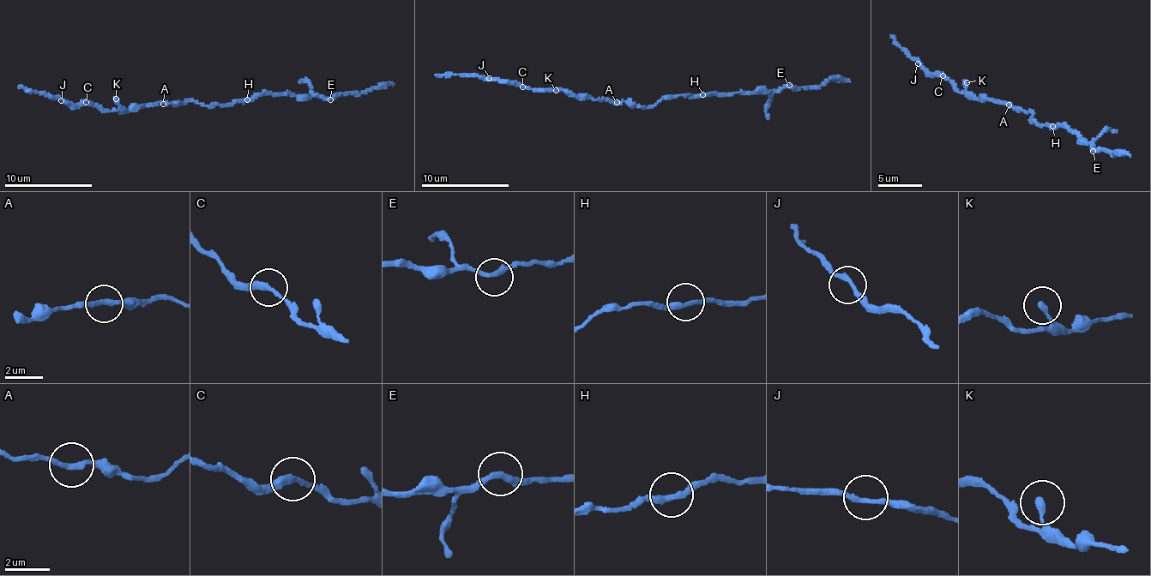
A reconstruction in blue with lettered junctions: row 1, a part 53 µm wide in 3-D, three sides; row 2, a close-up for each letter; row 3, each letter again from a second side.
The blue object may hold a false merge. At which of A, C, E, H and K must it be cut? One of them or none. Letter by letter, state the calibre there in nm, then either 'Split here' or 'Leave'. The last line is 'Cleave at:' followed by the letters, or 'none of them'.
A: Thickness 240 nm. Leave
C: Thickness 260 nm. Split here
E: Thickness 240 nm. Leave
H: Thickness 260 nm. Leave
K: Thickness 280 nm. Leave
Cleave at: C

